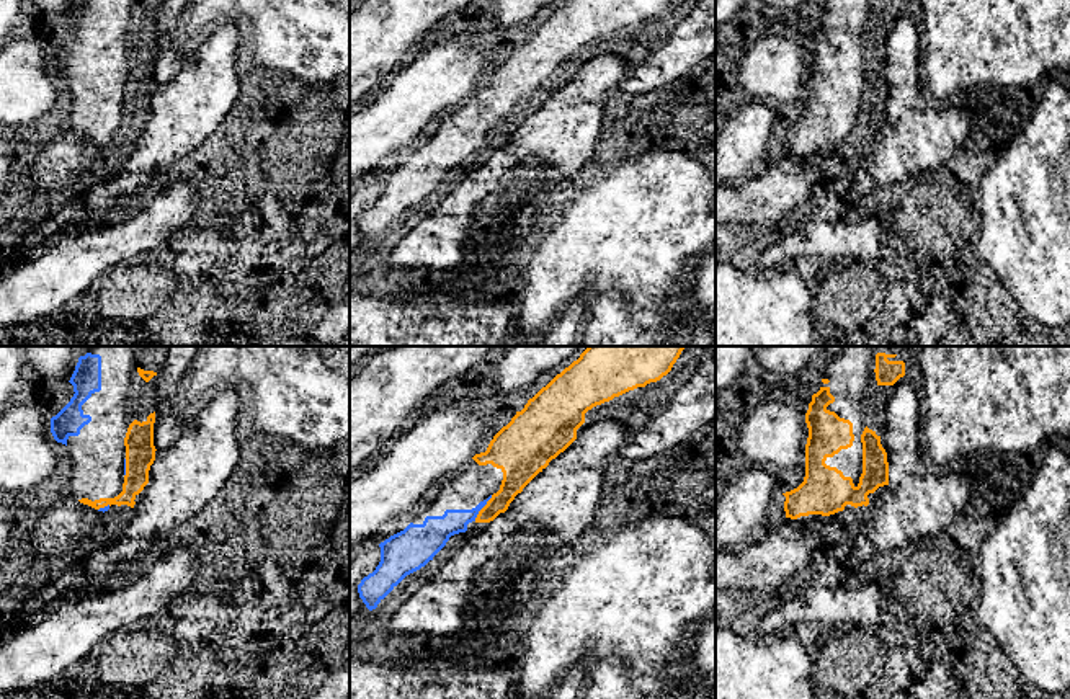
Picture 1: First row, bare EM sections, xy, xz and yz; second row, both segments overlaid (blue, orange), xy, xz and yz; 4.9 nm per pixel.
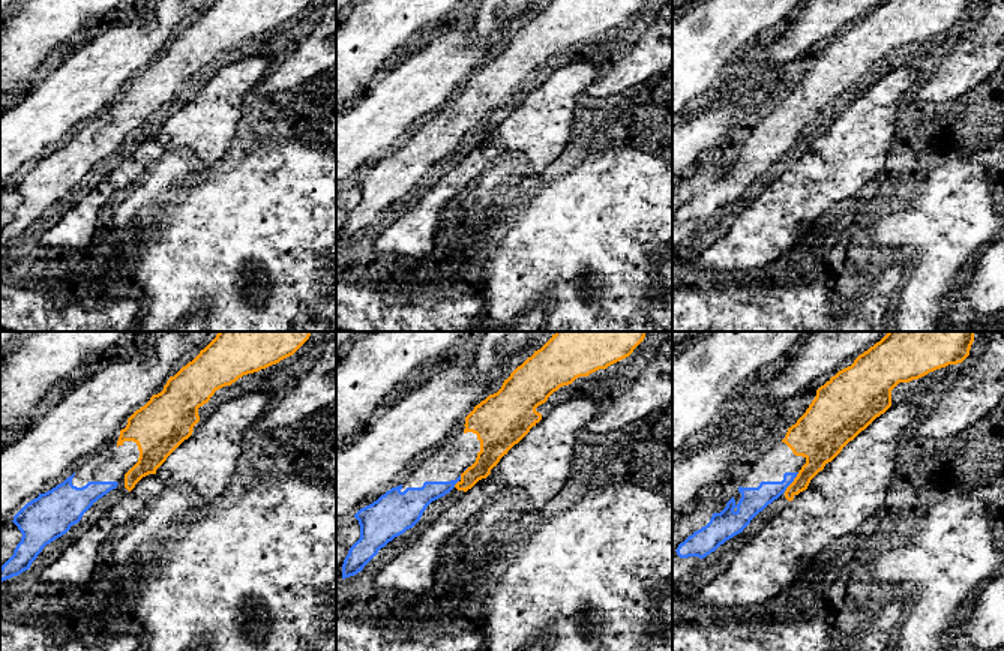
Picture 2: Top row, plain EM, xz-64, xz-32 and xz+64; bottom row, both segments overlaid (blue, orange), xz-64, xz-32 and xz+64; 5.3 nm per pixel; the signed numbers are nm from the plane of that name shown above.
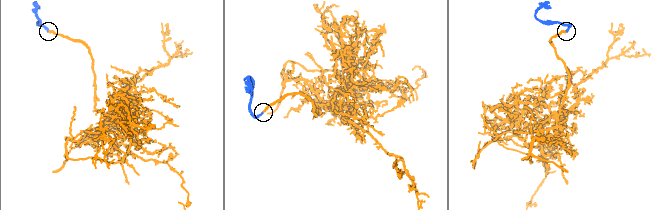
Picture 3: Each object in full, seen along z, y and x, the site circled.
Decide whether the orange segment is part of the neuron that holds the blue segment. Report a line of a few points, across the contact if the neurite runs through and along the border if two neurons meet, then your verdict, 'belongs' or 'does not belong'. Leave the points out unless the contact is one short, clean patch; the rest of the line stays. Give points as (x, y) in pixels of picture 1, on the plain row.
line xz (438, 164), (474, 149), (482, 141), (490, 141), (518, 105); belongs

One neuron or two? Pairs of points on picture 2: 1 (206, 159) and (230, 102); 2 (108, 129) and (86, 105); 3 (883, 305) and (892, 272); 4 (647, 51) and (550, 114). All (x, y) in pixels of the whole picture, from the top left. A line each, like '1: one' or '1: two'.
1: one
2: two
3: one
4: two

